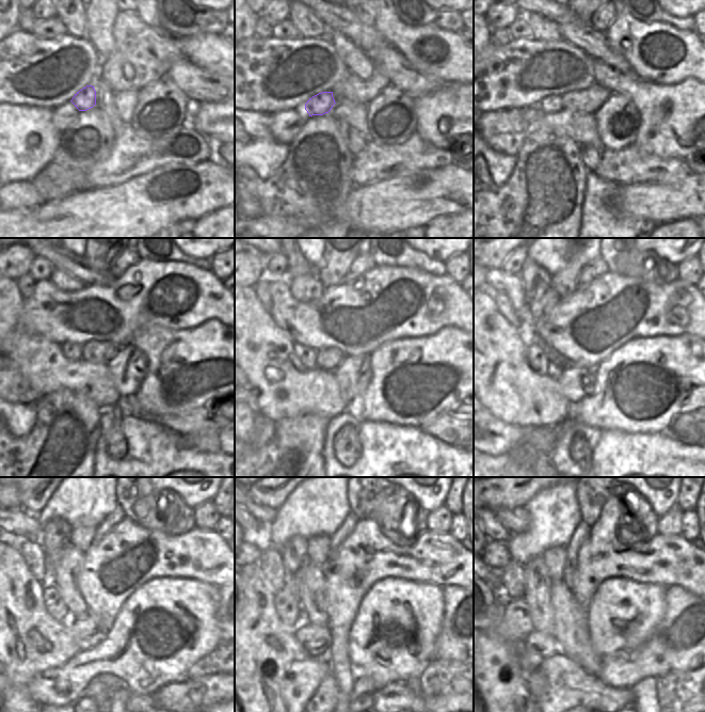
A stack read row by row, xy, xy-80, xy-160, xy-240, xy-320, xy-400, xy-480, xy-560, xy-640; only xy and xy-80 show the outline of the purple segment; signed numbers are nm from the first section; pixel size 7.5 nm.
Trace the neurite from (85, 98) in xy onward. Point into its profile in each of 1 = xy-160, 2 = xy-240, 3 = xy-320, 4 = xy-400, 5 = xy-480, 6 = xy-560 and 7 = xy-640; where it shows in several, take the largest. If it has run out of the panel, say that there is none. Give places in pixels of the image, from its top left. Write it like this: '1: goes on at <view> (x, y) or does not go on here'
1: goes on at xy-160 (551, 104)
2: goes on at xy-240 (73, 351)
3: goes on at xy-320 (305, 357)
4: goes on at xy-400 (537, 356)
5: goes on at xy-480 (54, 605)
6: goes on at xy-560 (288, 607)
7: goes on at xy-640 (516, 623)

